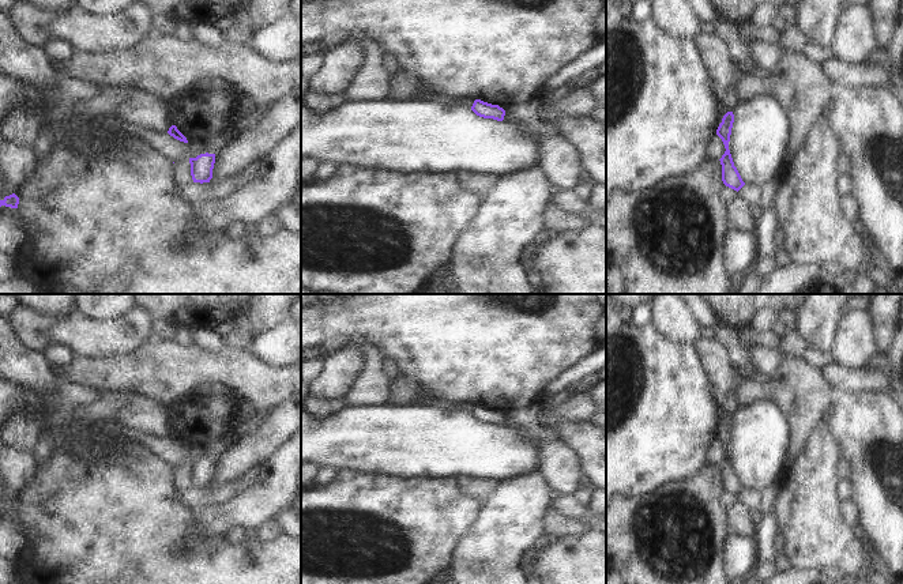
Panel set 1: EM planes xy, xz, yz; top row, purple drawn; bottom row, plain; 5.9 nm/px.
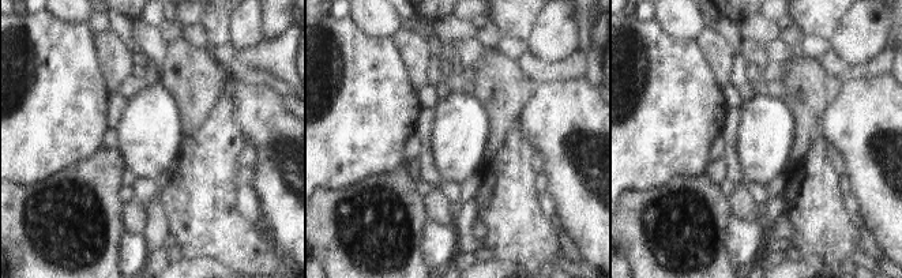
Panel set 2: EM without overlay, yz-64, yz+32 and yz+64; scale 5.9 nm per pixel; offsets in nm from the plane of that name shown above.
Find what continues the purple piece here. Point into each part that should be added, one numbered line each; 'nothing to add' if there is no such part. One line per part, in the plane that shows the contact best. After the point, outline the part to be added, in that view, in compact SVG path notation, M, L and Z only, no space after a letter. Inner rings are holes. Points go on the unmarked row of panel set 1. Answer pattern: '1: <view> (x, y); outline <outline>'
nothing to add

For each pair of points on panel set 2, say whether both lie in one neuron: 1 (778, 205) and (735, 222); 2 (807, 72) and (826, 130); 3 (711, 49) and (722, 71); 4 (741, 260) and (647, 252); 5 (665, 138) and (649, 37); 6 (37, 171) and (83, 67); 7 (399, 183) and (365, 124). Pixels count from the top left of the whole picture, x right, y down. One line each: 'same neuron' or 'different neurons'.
1: different neurons
2: different neurons
3: same neuron
4: different neurons
5: same neuron
6: same neuron
7: different neurons

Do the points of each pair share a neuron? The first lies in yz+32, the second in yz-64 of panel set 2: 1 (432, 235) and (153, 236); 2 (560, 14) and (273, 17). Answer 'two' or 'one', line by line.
1: two
2: two

